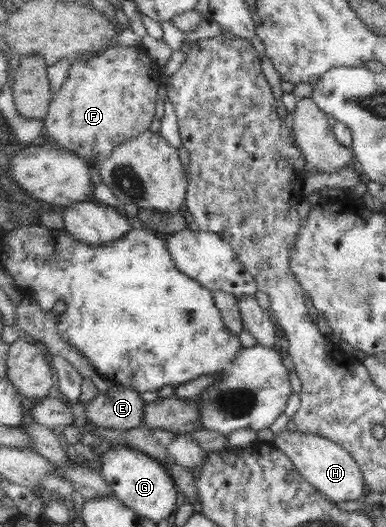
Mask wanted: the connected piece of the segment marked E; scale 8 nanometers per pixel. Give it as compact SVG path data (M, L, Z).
M114 383L104 394L86 404L86 416L96 426L113 430L136 429L143 425L145 401L141 392L122 384Z

